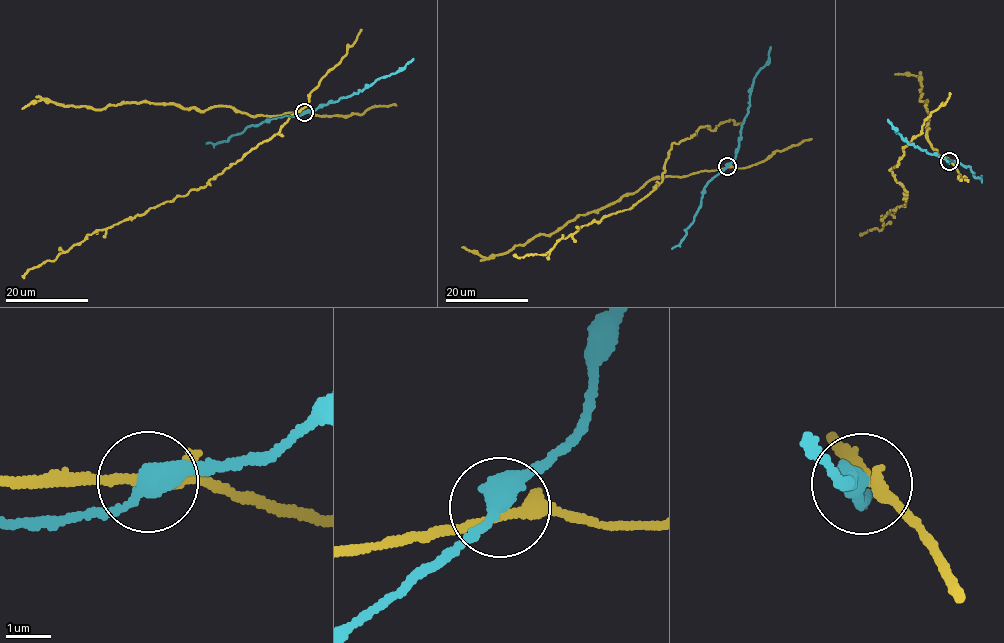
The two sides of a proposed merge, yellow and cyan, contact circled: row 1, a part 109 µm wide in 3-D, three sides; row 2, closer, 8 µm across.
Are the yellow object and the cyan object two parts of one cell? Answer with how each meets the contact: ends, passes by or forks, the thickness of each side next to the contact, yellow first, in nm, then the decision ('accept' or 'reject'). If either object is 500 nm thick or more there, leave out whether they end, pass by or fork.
yellow forks | cyan passes by | 190/400 nm | reject

